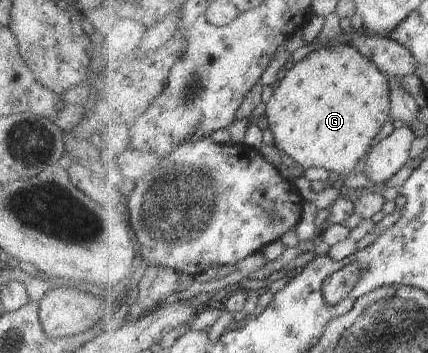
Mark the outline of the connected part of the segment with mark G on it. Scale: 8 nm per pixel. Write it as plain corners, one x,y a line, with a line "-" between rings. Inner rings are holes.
351,44
347,45
327,45
322,48
317,48
310,52
300,62
297,62
292,68
288,69
284,75
281,83
275,90
273,97
266,103
265,115
268,119
269,129
273,135
273,144
278,149
288,156
290,156
297,164
303,167
304,170
307,168
323,168
333,171
333,173
339,173
340,177
351,173
355,169
355,165
359,163
359,159
363,159
365,155
369,153
369,147
373,145
375,137
379,135
381,127
390,121
391,113
391,100
390,100
390,79
386,73
378,68
370,58
366,58
355,46

